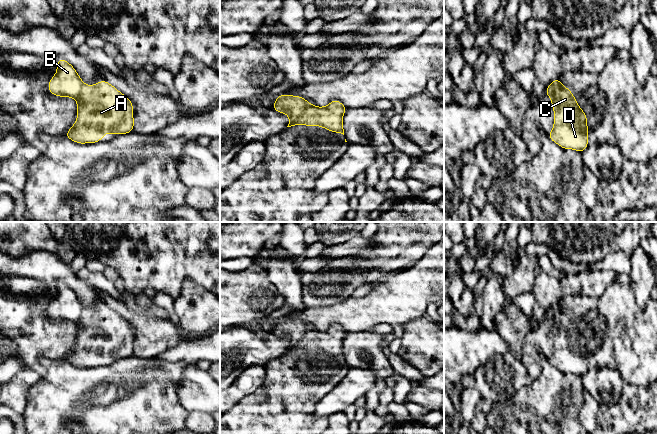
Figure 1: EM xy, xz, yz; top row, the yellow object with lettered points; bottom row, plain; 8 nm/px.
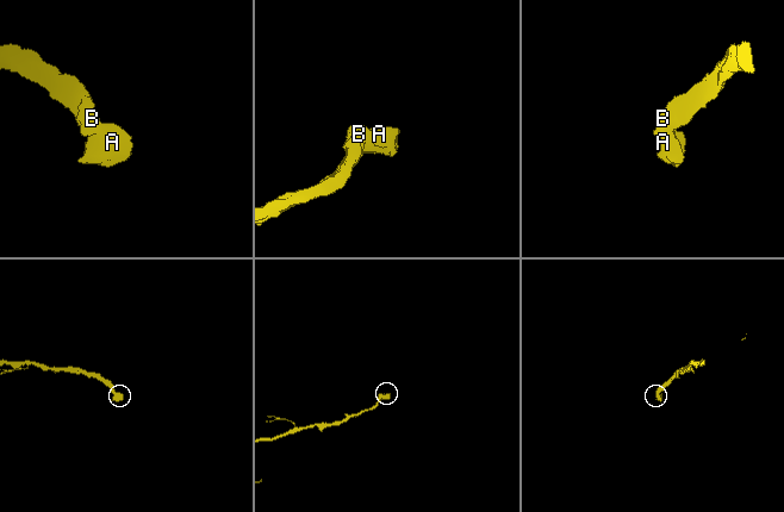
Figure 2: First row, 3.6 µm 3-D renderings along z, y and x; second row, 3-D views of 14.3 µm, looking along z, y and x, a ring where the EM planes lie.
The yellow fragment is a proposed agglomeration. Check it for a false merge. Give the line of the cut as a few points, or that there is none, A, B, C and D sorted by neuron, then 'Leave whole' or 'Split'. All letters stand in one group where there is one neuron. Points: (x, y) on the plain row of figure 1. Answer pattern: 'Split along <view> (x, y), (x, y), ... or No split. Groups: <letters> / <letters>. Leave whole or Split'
Split along xz (309, 328), (296, 347). Groups: A C D / B. Split

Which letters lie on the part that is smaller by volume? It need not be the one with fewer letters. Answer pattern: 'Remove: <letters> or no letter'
Remove: A, C, D

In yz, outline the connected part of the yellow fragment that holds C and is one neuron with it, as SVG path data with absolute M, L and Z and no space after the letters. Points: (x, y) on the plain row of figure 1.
M561 309L550 321L554 334L554 350L548 358L563 373L584 376L588 370L587 339L579 332L571 314Z

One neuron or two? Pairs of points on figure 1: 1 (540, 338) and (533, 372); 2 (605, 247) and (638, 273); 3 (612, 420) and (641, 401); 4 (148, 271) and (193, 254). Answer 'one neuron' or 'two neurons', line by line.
1: one neuron
2: two neurons
3: one neuron
4: one neuron

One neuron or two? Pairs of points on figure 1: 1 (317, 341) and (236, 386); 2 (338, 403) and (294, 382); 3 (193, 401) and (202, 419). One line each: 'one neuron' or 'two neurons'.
1: two neurons
2: two neurons
3: two neurons

